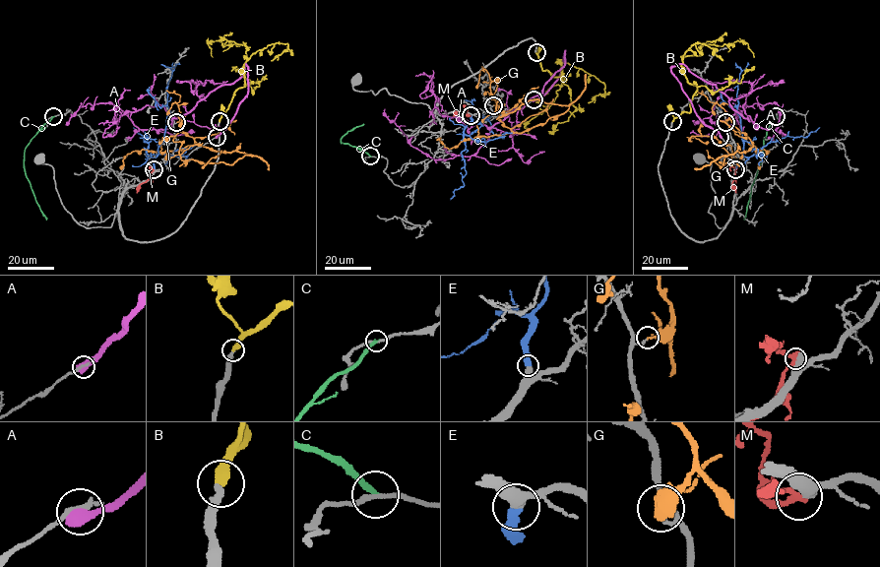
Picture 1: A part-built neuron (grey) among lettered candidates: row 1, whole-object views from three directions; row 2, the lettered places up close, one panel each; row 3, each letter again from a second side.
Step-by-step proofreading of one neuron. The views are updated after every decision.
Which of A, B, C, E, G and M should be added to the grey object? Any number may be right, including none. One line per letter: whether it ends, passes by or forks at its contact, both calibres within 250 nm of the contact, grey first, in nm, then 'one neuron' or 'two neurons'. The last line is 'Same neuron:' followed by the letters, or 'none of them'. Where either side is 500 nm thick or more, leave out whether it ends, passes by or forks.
A: 260 nm thick on the grey side, 600 nm on the other; two neurons
B: it ends there; 280 nm thick on the grey side, 400 nm on the other; one neuron
C: it ends there; 180 nm thick on the grey side, 240 nm on the other; two neurons
E: it ends there; 340 nm thick on the grey side, 320 nm on the other; one neuron
G: it ends there; 140 nm thick on the grey side, 120 nm on the other; two neurons
M: it passes by; 480 nm thick on the grey side, 240 nm on the other; two neurons
Same neuron: B, E

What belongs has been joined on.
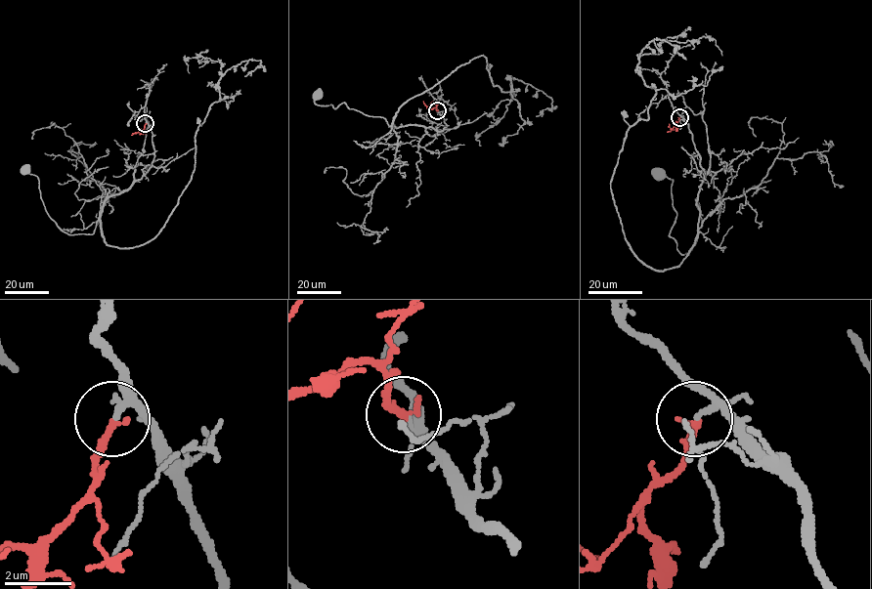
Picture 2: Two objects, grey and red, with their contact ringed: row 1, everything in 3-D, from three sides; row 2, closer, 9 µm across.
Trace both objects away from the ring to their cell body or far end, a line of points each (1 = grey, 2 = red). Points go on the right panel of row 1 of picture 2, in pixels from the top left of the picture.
1: (679, 117), (704, 175), (697, 241), (687, 254), (669, 232), (676, 216), (673, 180), (658, 174)
2: (679, 117), (675, 124), (677, 128), (671, 129), (669, 125)

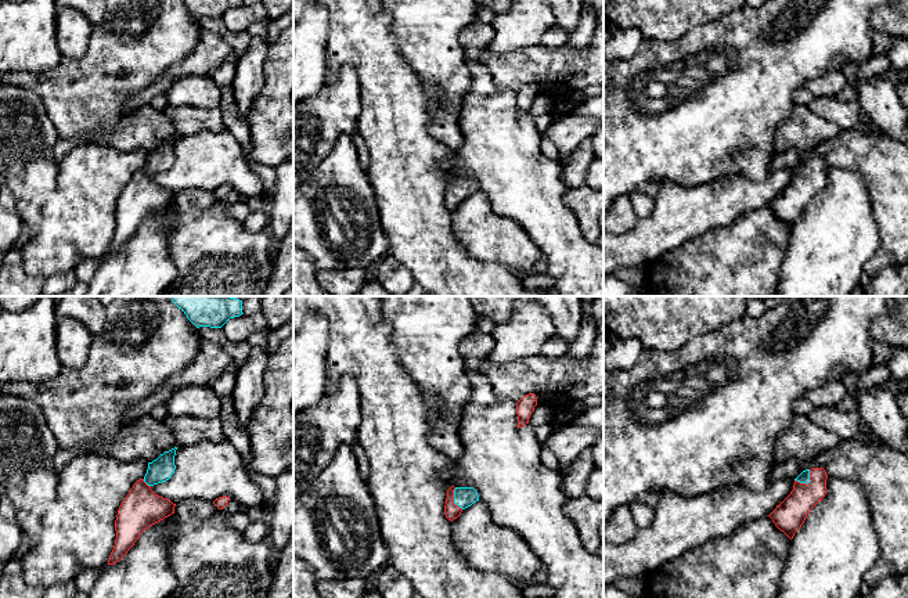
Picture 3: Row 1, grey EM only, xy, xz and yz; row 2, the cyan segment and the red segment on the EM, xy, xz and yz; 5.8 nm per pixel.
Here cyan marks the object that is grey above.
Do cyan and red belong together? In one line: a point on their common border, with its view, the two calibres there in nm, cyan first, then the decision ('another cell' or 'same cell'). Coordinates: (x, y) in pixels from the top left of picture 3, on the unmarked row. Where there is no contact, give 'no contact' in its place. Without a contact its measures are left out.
yz (807, 173) | 60/180 nm | same cell

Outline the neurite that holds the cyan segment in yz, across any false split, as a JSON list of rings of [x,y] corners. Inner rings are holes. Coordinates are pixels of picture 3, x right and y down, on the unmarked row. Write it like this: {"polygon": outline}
{"polygon": [[[824,158],[803,161],[794,169],[790,184],[768,205],[790,230],[801,217],[810,201],[825,187],[826,169],[828,165]]]}

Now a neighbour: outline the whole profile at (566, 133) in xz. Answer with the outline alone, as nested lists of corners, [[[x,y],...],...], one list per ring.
[[[563,114],[561,119],[547,127],[543,136],[558,148],[561,161],[570,156],[584,140],[590,140],[602,126],[603,122],[594,118]]]

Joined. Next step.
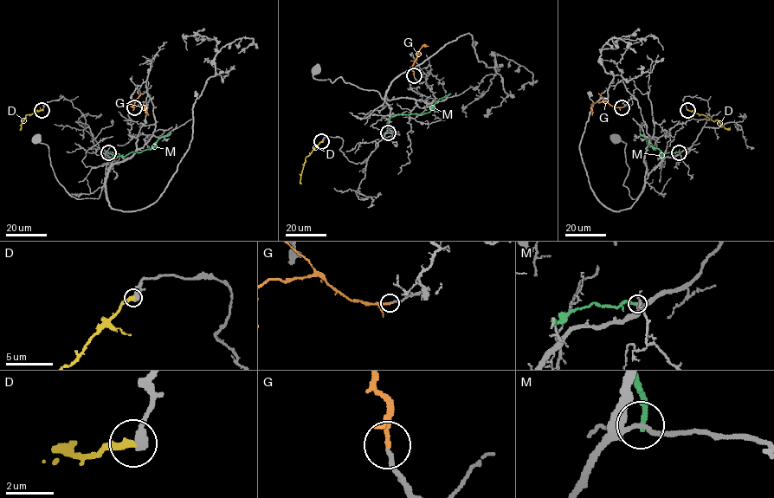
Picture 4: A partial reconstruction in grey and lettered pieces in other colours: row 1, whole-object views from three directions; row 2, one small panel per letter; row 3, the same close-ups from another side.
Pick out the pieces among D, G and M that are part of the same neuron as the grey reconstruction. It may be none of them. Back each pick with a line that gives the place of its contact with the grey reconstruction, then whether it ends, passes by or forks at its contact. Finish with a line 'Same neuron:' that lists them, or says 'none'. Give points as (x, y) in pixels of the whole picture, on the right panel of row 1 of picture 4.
G: contact (622, 107); it ends
Same neuron: G

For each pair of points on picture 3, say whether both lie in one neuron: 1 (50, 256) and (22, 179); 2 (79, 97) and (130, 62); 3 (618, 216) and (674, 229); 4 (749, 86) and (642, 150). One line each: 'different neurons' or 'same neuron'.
1: different neurons
2: same neuron
3: different neurons
4: same neuron

